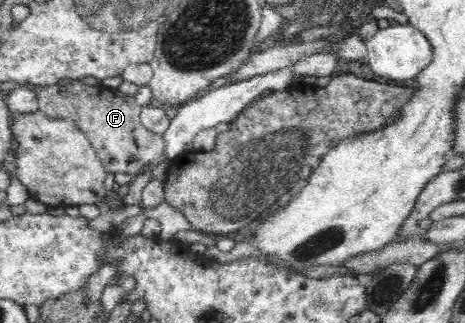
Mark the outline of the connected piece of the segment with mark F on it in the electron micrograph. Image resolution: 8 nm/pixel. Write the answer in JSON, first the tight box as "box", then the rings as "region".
{"box":[37,80,165,175],"region":[[[73,80],[71,83],[58,81],[52,86],[44,86],[37,93],[37,100],[40,112],[47,118],[67,119],[83,132],[97,151],[98,157],[108,173],[130,173],[132,175],[141,173],[146,165],[155,162],[155,159],[165,153],[164,136],[152,133],[144,127],[139,118],[141,108],[136,105],[135,98],[124,95],[114,88],[107,88],[102,85],[90,86],[77,80]]]}

